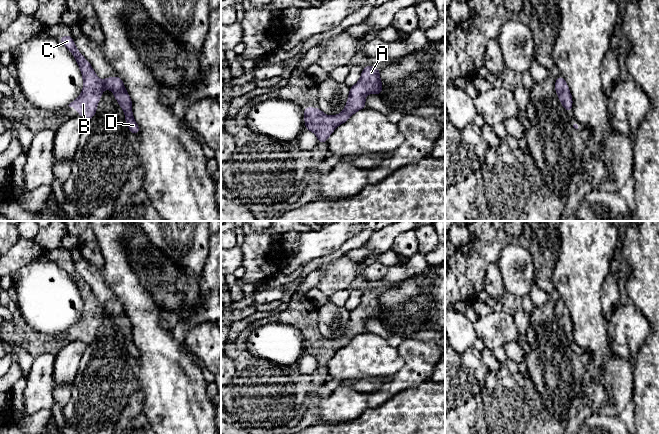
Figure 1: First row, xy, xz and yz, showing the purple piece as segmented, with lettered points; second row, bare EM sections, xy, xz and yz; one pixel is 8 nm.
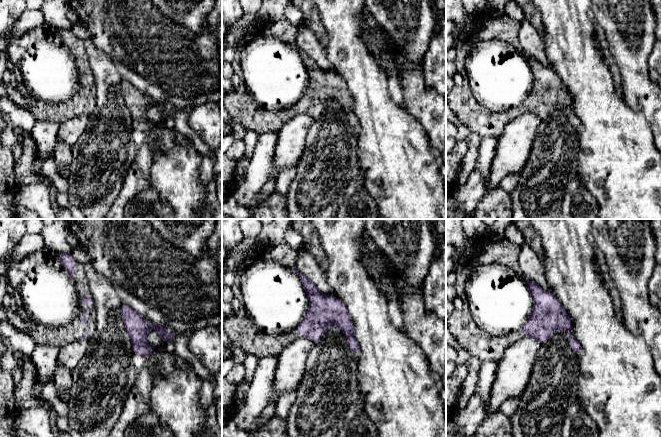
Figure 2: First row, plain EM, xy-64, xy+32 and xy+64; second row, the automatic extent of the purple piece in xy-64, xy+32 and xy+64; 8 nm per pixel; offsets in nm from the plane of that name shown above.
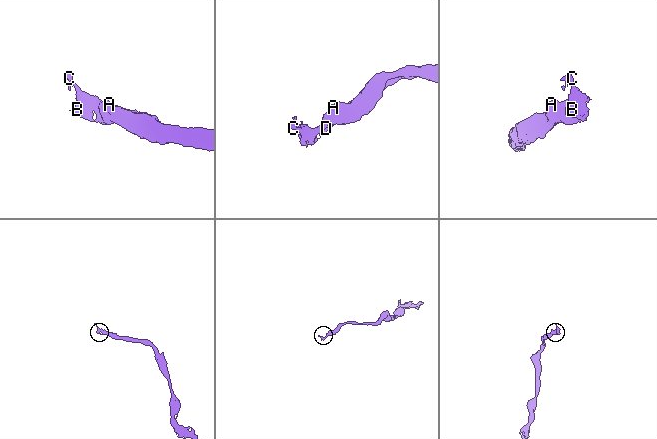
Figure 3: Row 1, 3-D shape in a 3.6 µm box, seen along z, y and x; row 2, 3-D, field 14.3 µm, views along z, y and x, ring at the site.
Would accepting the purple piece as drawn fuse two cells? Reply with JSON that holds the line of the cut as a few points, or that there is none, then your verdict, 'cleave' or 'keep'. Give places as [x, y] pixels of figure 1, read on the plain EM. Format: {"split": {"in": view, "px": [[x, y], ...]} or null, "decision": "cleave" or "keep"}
{"split": null, "decision": "keep"}

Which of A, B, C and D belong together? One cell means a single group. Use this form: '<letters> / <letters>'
A B C D

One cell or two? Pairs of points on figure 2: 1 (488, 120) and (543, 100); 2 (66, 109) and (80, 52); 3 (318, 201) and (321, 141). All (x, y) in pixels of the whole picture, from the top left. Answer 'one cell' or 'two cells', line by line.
1: one cell
2: one cell
3: one cell

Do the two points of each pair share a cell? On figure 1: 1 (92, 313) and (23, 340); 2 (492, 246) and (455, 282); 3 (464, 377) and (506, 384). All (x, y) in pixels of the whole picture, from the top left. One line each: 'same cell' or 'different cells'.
1: same cell
2: same cell
3: different cells

